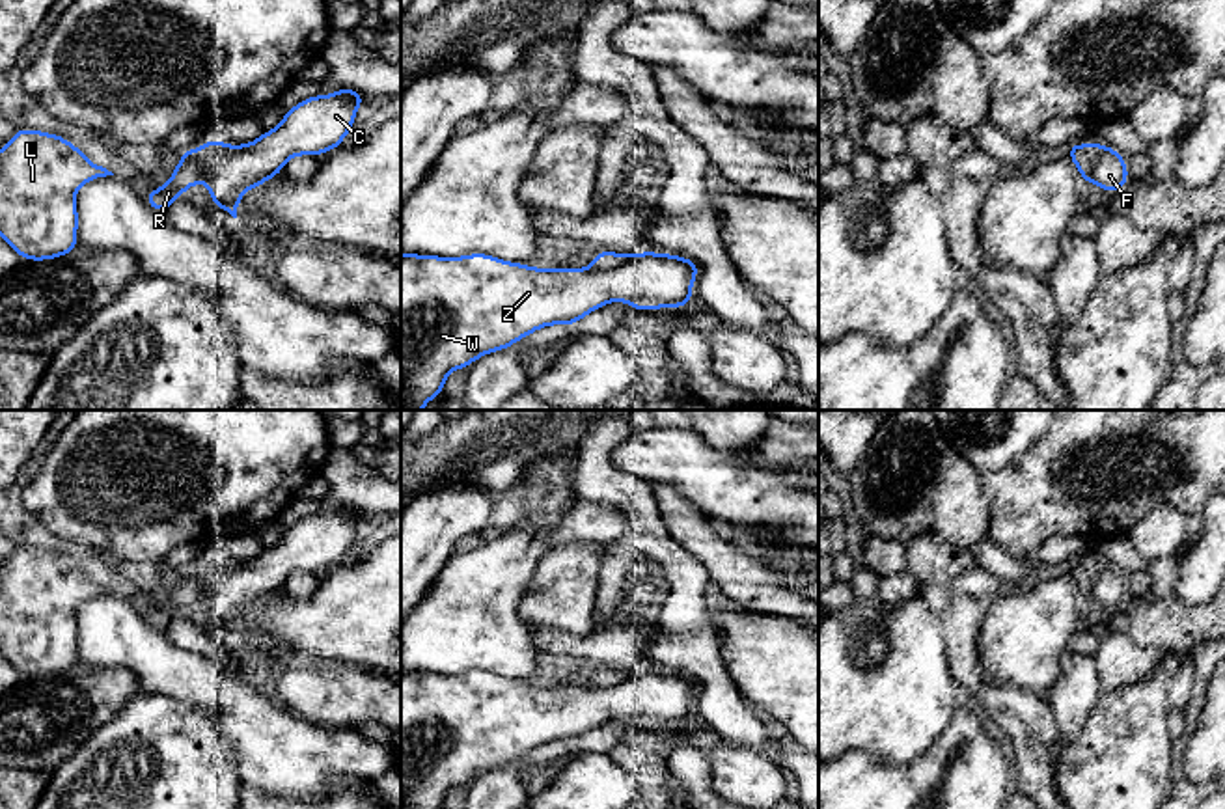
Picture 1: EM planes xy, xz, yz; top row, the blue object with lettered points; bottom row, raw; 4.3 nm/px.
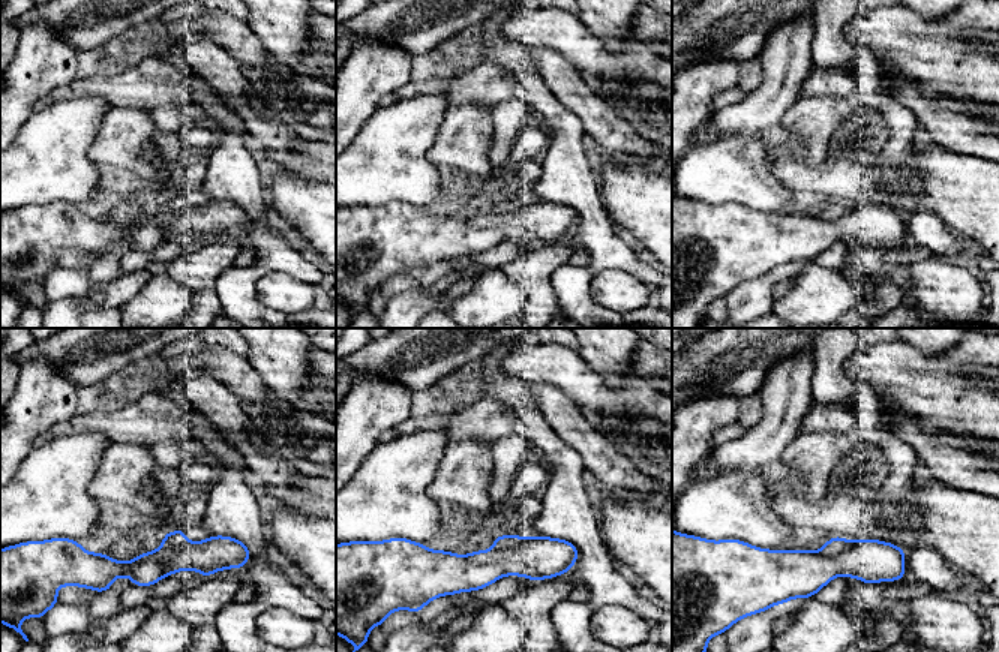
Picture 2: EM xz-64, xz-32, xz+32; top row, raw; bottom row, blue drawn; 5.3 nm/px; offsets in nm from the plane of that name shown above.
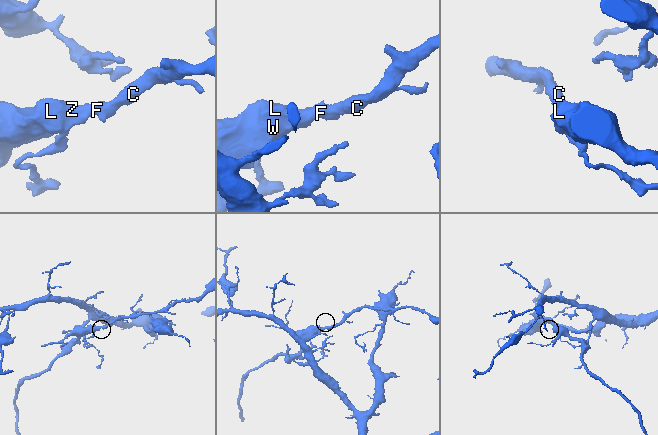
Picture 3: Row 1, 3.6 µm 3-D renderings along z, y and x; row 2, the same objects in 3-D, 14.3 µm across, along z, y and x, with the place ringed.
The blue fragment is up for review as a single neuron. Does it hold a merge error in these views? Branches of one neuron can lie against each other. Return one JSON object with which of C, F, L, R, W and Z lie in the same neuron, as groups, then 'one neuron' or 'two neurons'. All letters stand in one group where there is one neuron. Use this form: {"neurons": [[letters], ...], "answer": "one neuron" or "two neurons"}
{"neurons": [["C", "F", "L", "W", "Z"], ["R"]], "answer": "two neurons"}

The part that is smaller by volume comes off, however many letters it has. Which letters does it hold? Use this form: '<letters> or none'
C, F, L, W, Z

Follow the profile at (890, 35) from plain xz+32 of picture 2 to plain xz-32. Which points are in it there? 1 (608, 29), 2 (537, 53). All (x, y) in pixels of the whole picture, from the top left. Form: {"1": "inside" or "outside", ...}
{"1": "outside", "2": "outside"}

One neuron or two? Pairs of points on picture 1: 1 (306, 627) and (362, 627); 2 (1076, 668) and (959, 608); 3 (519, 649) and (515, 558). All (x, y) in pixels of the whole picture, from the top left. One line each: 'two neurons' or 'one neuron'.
1: one neuron
2: two neurons
3: one neuron

